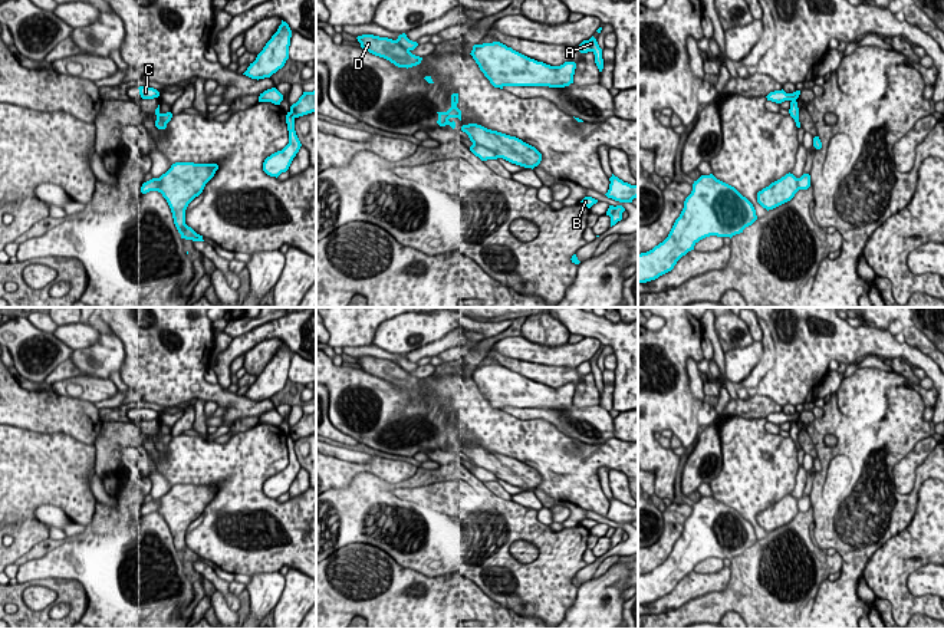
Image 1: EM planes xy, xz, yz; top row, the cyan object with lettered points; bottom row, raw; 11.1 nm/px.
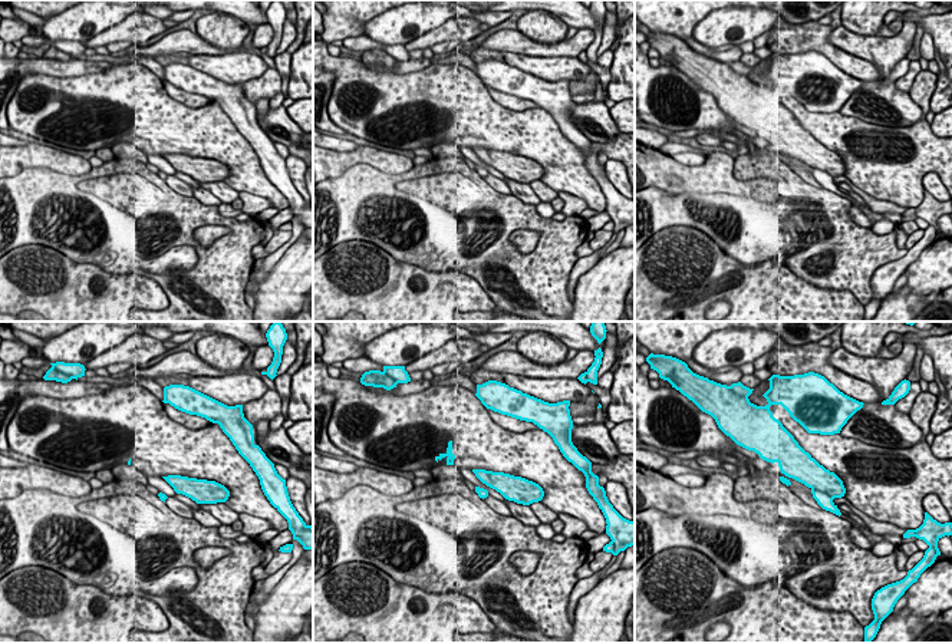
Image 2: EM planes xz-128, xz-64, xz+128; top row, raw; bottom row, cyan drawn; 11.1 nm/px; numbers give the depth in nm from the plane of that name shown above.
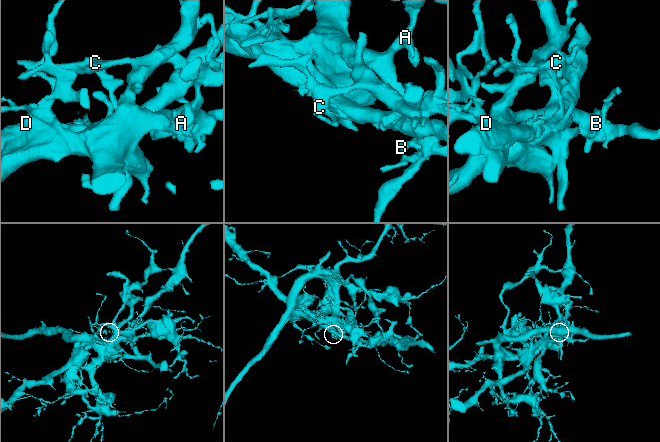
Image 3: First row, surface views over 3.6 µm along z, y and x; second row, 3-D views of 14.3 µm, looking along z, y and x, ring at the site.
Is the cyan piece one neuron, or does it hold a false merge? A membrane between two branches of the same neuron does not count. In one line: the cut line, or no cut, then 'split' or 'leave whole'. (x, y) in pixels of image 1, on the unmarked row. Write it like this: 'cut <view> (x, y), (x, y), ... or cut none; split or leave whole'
cut xz (473, 464), (492, 471), (499, 478); split

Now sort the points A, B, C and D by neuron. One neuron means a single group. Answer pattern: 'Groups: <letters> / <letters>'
Groups: A B C / D

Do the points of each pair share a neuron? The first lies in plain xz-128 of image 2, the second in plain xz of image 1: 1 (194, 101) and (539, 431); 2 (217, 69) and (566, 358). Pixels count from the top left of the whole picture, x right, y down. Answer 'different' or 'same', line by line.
1: different
2: different

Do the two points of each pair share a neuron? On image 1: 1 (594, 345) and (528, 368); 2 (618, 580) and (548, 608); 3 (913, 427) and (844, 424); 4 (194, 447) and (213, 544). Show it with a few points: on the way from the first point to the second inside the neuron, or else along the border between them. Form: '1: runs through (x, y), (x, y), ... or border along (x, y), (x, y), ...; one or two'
1: border along (506, 355), (515, 359), (569, 366), (572, 369); two
2: border along (578, 586), (575, 600), (565, 613); two
3: runs through (895, 437), (891, 441), (859, 441); one
4: runs through (219, 468), (229, 478), (229, 497), (213, 520); one

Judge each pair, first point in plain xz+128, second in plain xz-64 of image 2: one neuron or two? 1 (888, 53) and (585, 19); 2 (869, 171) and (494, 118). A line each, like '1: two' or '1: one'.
1: two
2: one

